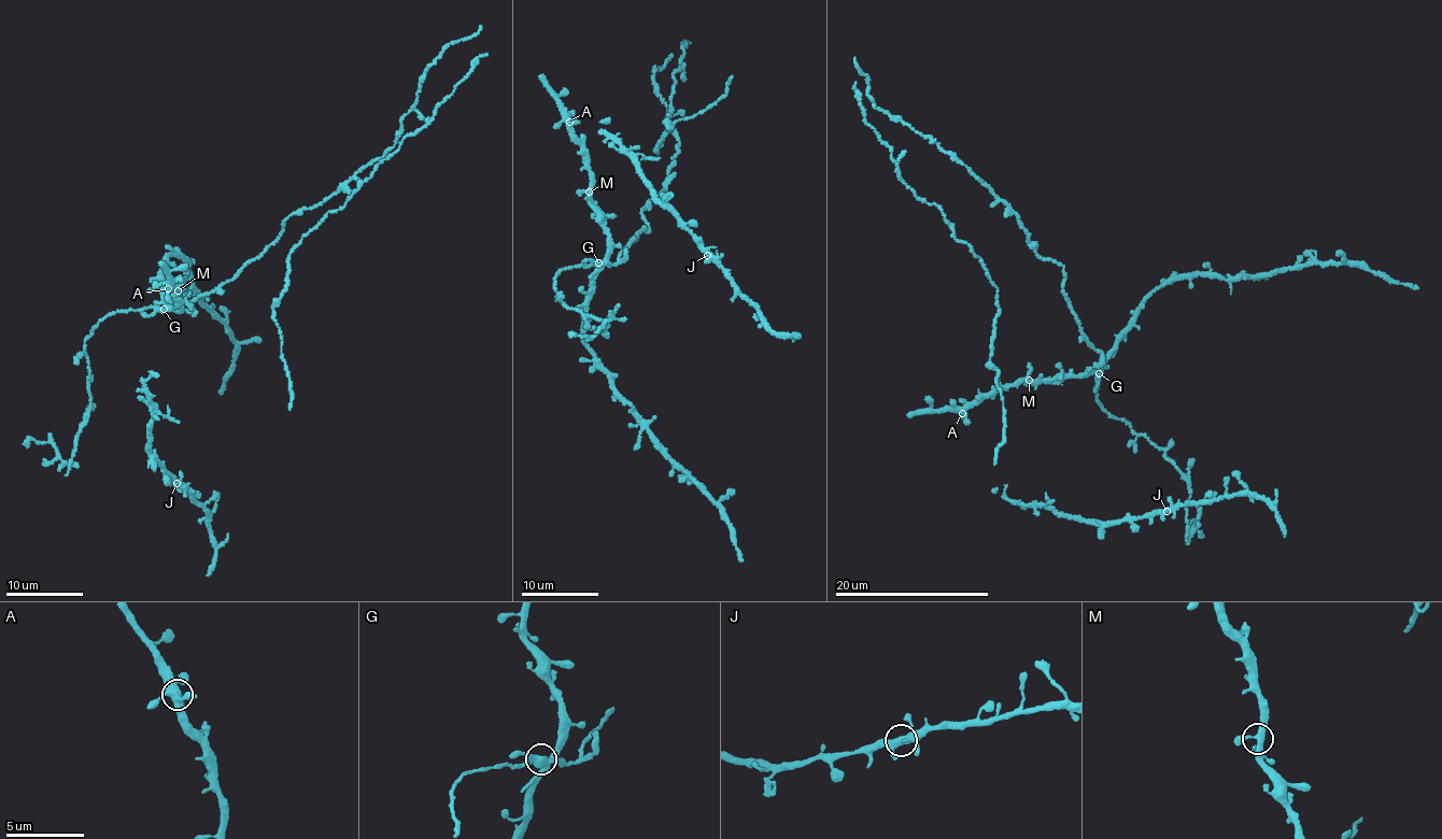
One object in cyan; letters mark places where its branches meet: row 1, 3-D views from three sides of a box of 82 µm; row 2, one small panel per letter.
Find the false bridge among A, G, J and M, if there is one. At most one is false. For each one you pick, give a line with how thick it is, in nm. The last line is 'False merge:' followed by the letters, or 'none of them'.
G: 360 nm
False merge: G

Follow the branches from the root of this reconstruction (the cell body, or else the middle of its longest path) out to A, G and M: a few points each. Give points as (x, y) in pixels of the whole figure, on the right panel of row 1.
A: (1018, 222), (1040, 257), (1062, 265), (1070, 306), (1101, 351), (1100, 363), (1077, 375), (1020, 379), (962, 413)
G: (1018, 222), (1040, 257), (1062, 265), (1062, 284), (1070, 306), (1083, 333), (1101, 351), (1099, 374)
M: (1018, 222), (1040, 257), (1062, 265), (1070, 306), (1083, 333), (1102, 354), (1100, 363), (1084, 374), (1029, 380)

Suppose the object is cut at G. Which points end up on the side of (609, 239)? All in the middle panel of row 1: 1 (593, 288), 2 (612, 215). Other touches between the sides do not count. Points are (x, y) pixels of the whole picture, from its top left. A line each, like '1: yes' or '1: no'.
1: yes
2: yes

